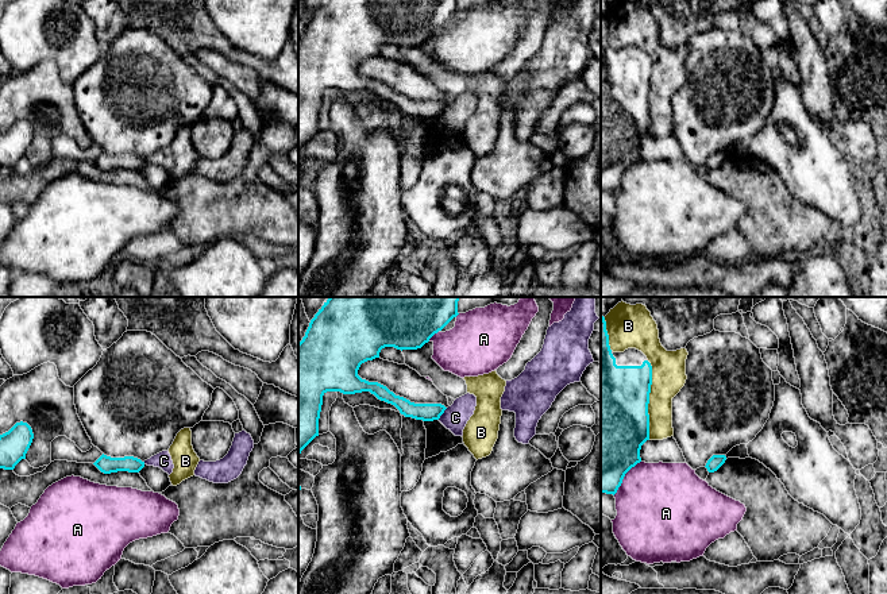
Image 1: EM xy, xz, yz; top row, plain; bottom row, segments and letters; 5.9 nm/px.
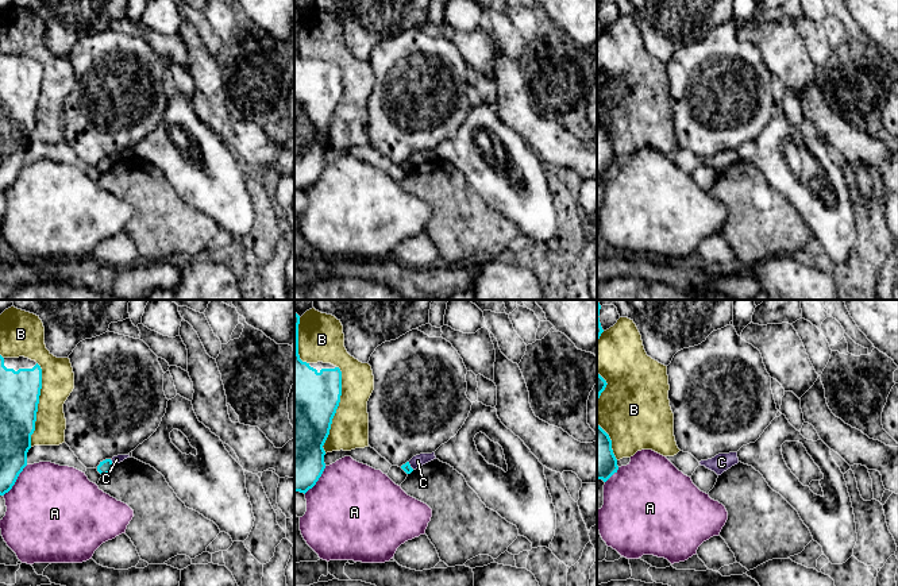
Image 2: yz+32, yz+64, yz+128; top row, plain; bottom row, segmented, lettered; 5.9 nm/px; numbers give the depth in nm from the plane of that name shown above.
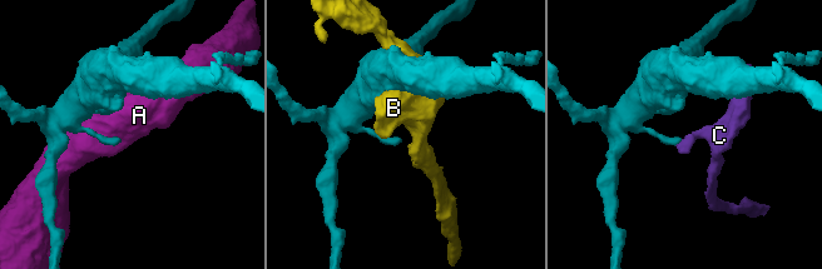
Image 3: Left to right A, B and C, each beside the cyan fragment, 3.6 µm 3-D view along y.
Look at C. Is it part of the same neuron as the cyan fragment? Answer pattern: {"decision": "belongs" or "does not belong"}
{"decision": "does not belong"}

